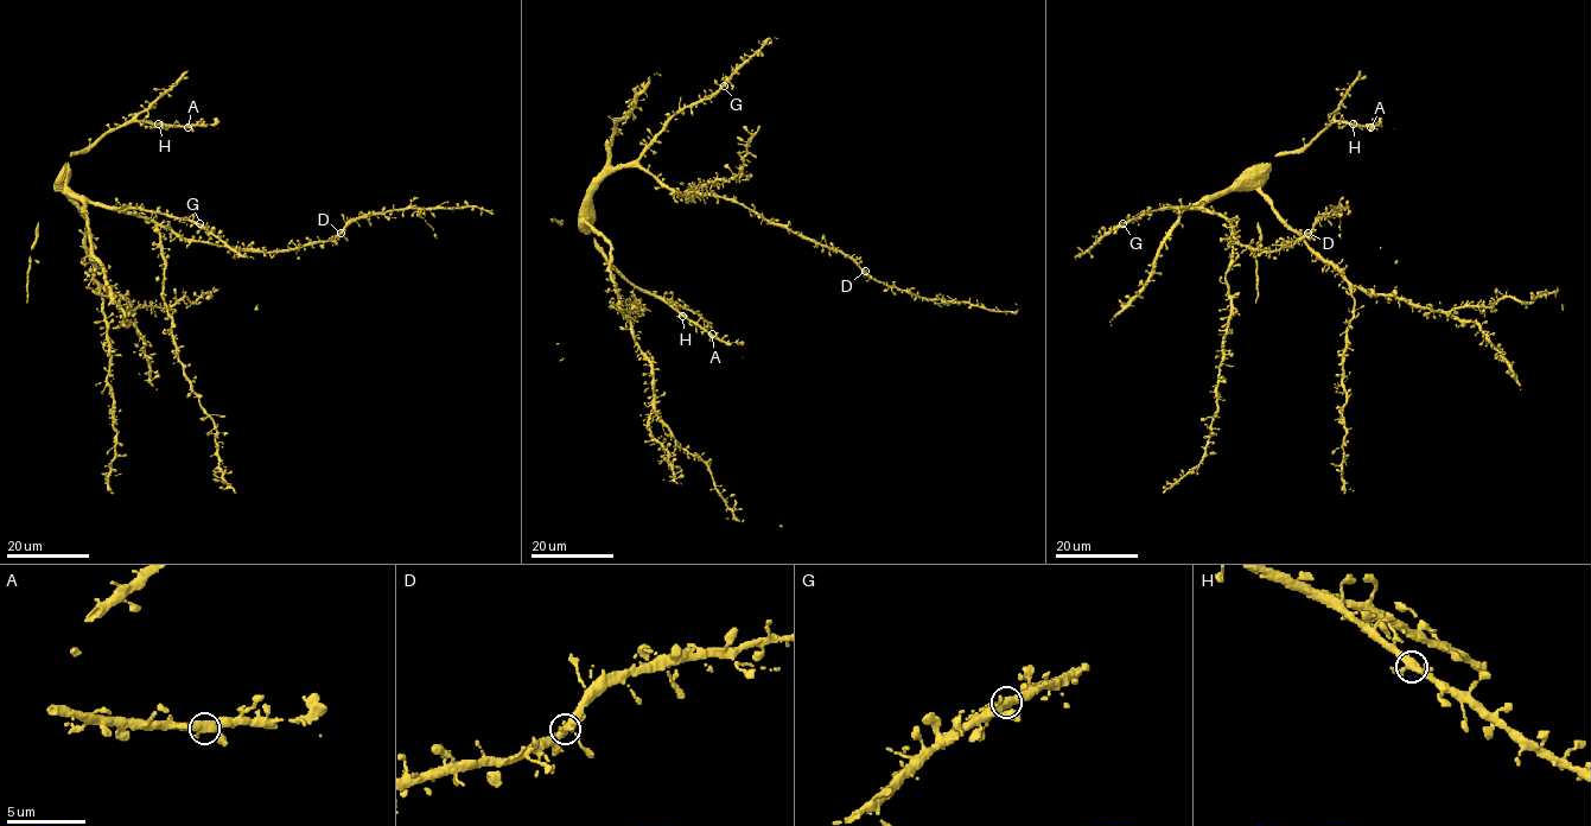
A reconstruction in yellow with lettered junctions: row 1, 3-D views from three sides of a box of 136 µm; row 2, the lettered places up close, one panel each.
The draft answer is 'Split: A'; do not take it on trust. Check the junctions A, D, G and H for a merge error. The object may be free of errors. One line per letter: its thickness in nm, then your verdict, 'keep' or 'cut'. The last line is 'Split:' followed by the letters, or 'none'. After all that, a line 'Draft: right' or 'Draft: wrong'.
A: calibre 400 nm; keep
D: calibre 360 nm; keep
G: calibre 400 nm; keep
H: calibre 360 nm; keep
Split: none
Draft: wrong

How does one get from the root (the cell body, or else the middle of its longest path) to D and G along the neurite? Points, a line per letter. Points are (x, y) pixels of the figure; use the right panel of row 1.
D: (1217, 194), (1204, 208), (1223, 217), (1232, 226), (1232, 237), (1241, 245), (1276, 252), (1308, 233)
G: (1217, 194), (1196, 208), (1159, 208), (1122, 223)

